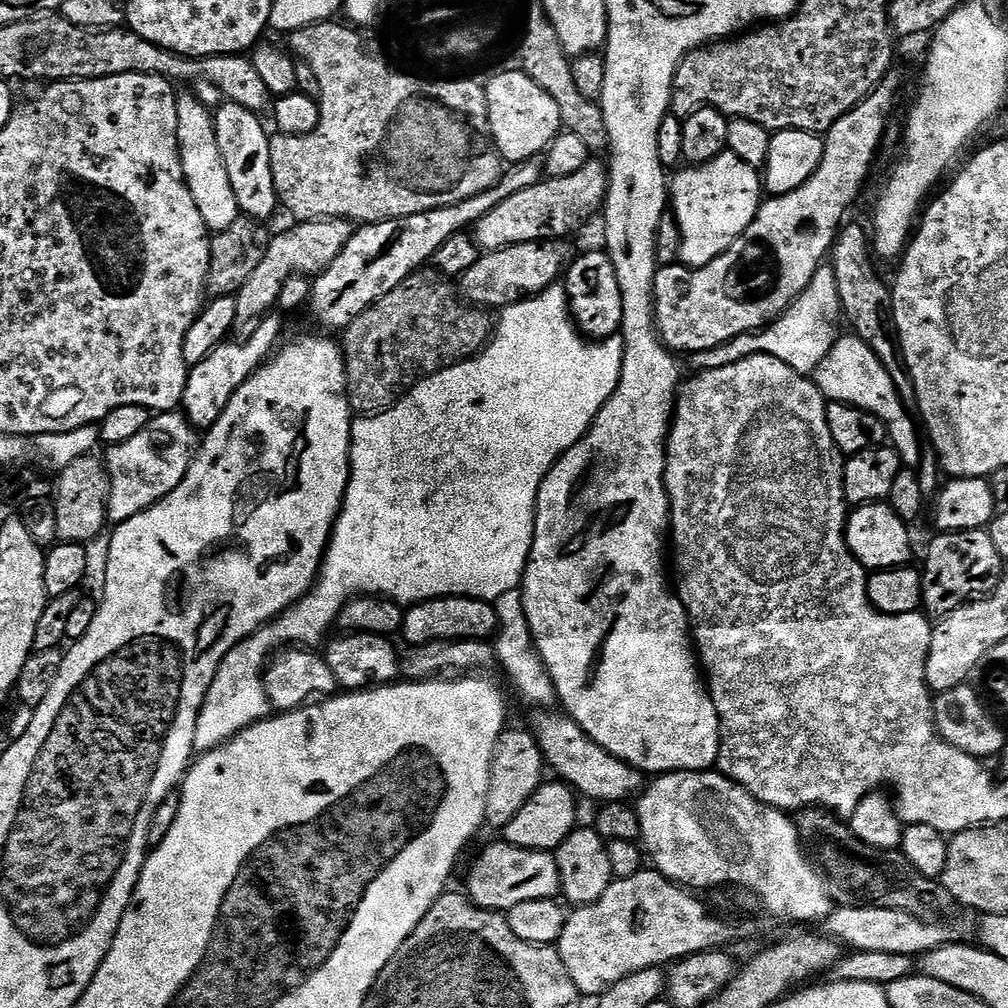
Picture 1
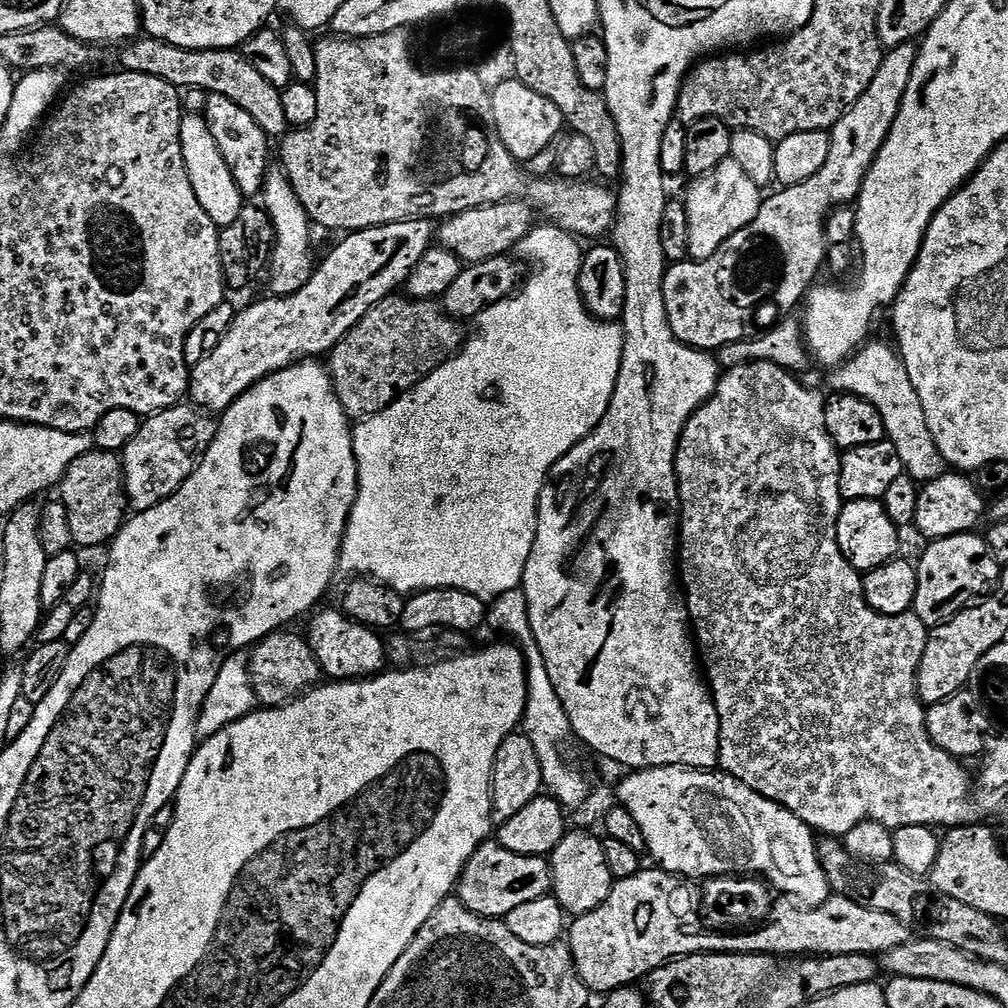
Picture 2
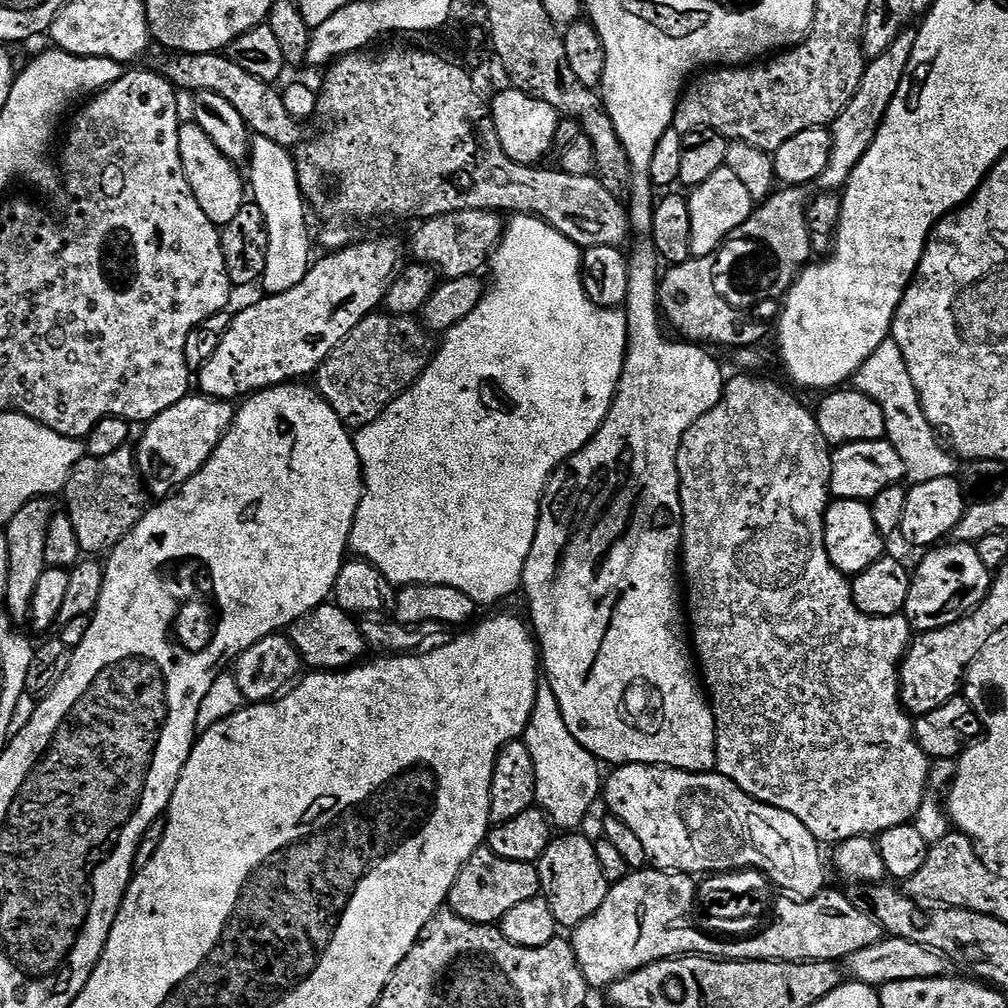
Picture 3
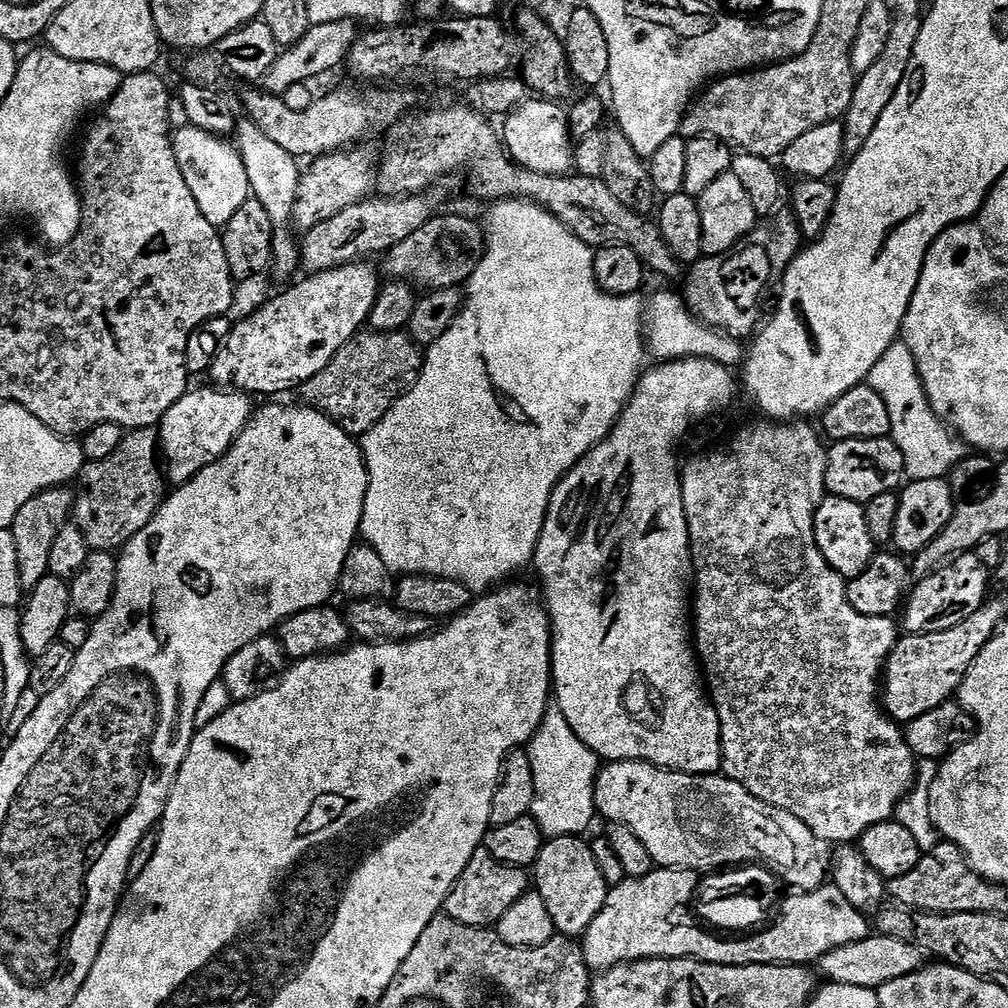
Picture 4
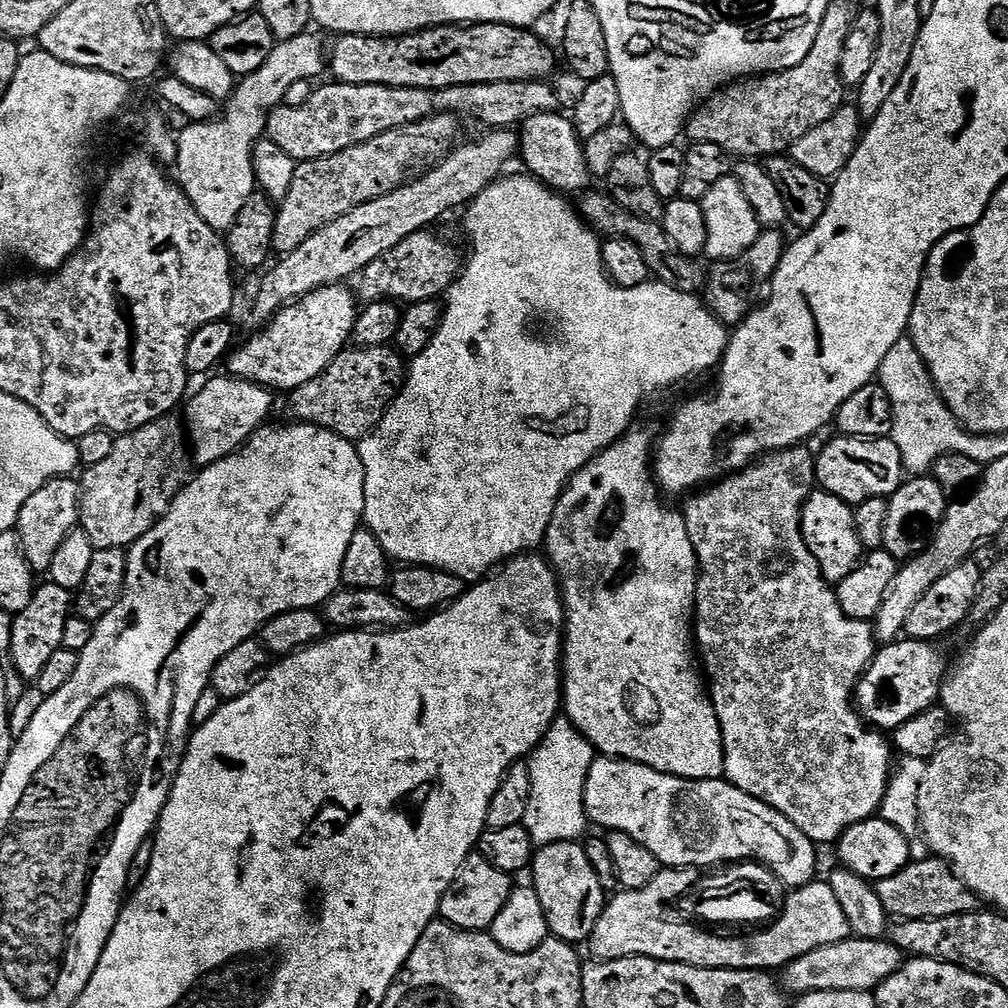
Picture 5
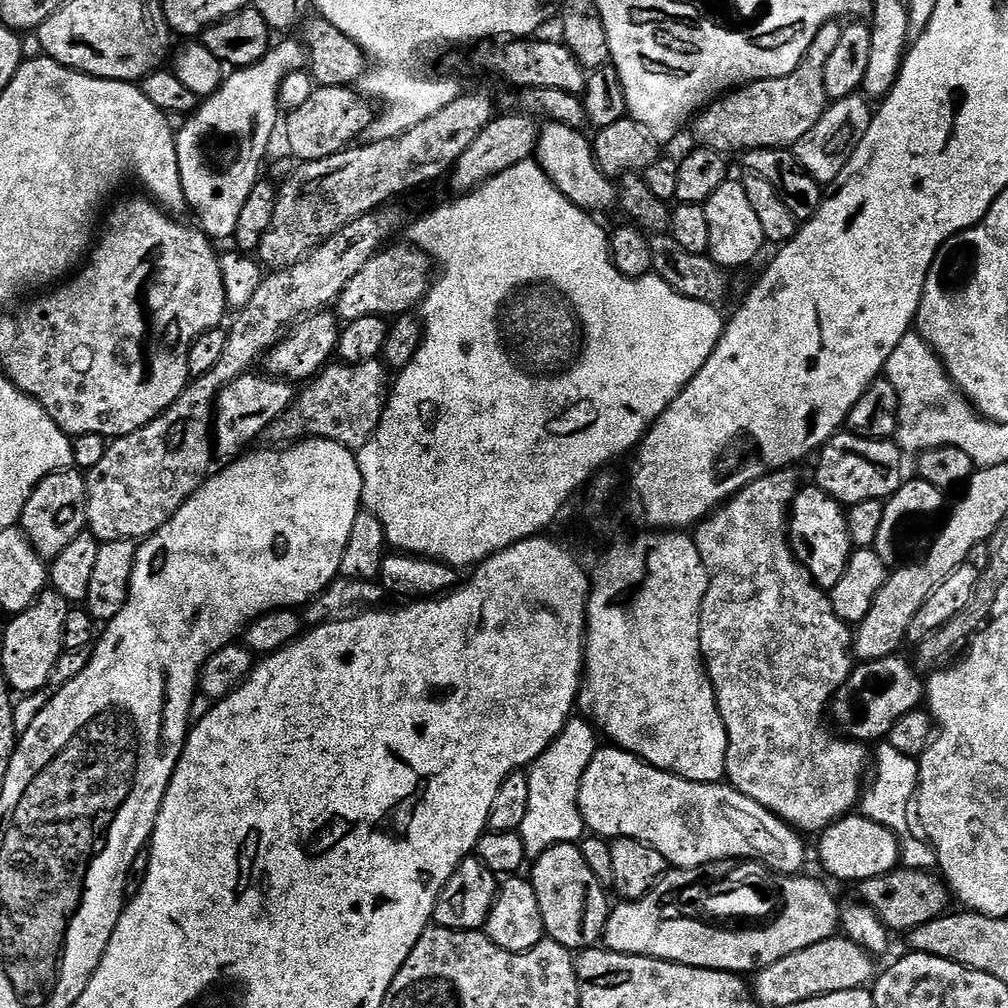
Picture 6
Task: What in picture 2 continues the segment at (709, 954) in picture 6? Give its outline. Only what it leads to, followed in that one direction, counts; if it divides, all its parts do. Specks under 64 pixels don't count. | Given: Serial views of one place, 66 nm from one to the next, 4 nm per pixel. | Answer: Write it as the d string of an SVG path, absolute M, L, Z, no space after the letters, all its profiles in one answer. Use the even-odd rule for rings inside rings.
M659 866L651 867L634 874L634 878L615 881L606 902L602 902L598 910L575 917L567 929L566 943L572 950L576 973L589 993L607 994L635 985L668 961L679 960L682 956L706 952L741 952L777 958L863 952L883 954L910 939L909 925L898 922L898 918L866 910L858 906L858 902L850 902L835 894L815 906L792 903L784 904L780 909L777 907L774 915L764 920L762 926L741 931L741 936L702 930L698 896L696 892L692 893L693 885Z

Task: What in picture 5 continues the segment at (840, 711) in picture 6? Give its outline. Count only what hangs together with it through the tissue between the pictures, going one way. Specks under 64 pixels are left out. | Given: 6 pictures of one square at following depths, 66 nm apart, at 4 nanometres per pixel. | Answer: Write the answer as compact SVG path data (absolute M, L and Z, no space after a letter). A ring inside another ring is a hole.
M901 638L885 643L877 651L868 663L868 669L860 675L854 693L854 703L871 727L888 734L895 733L897 728L910 722L910 718L922 714L939 701L949 668L936 647L935 643L926 640Z

